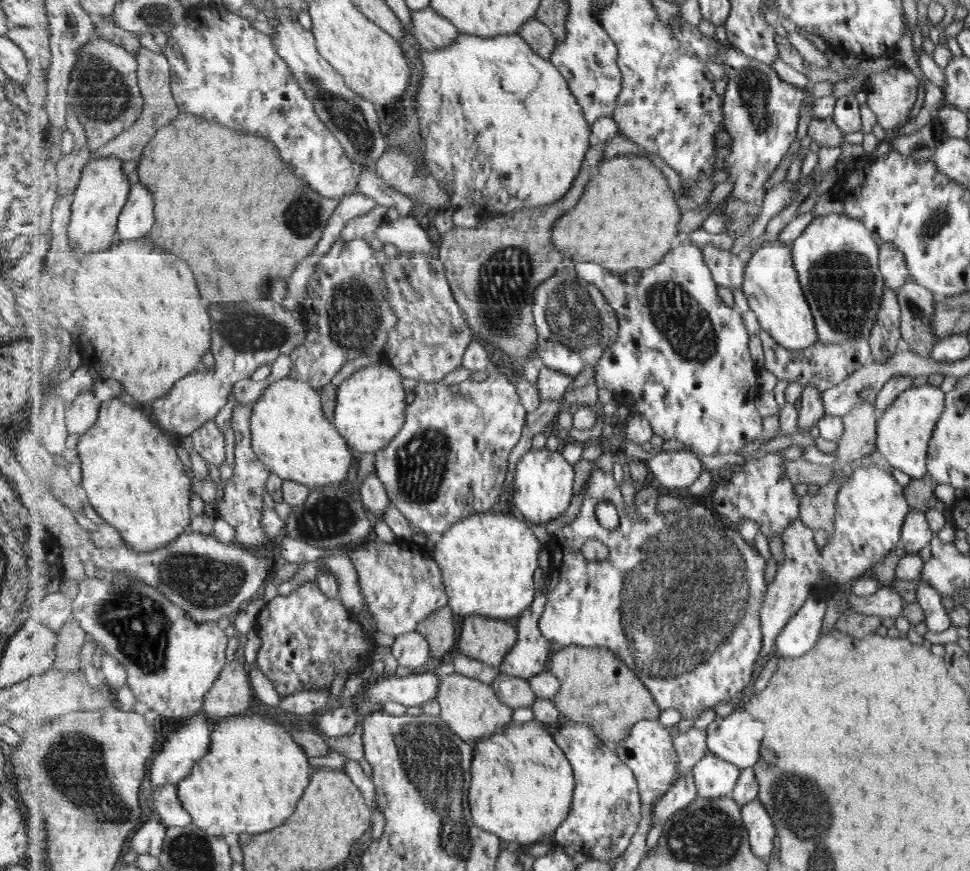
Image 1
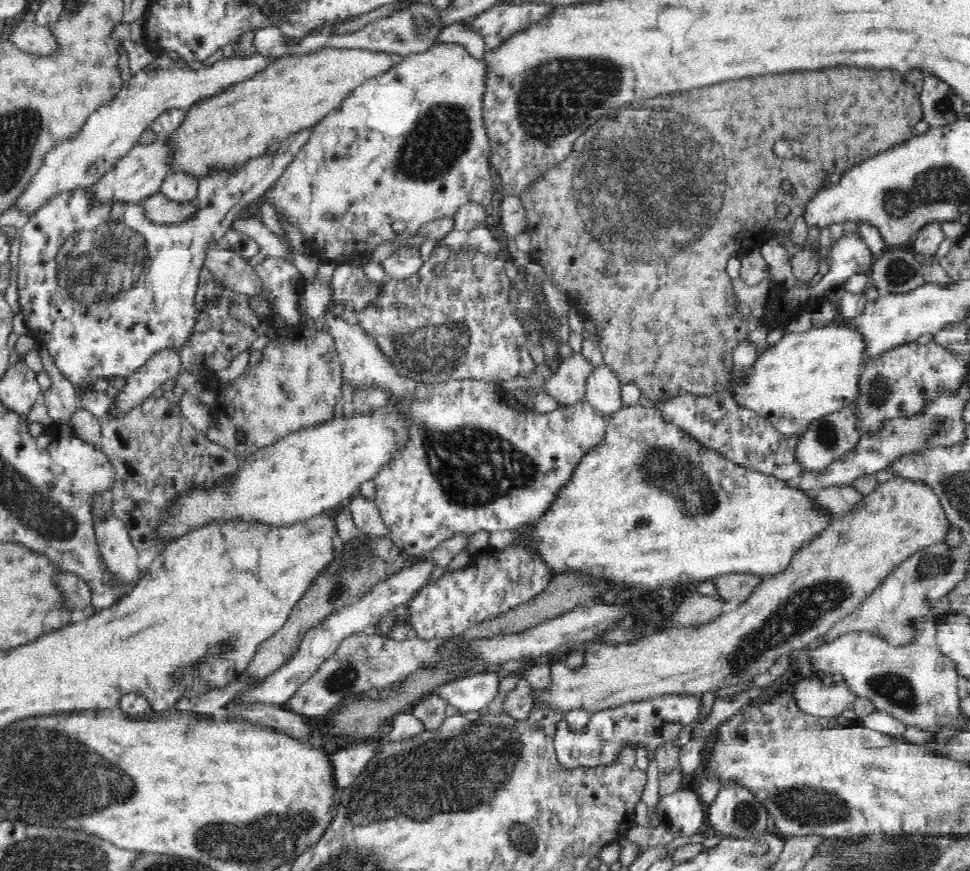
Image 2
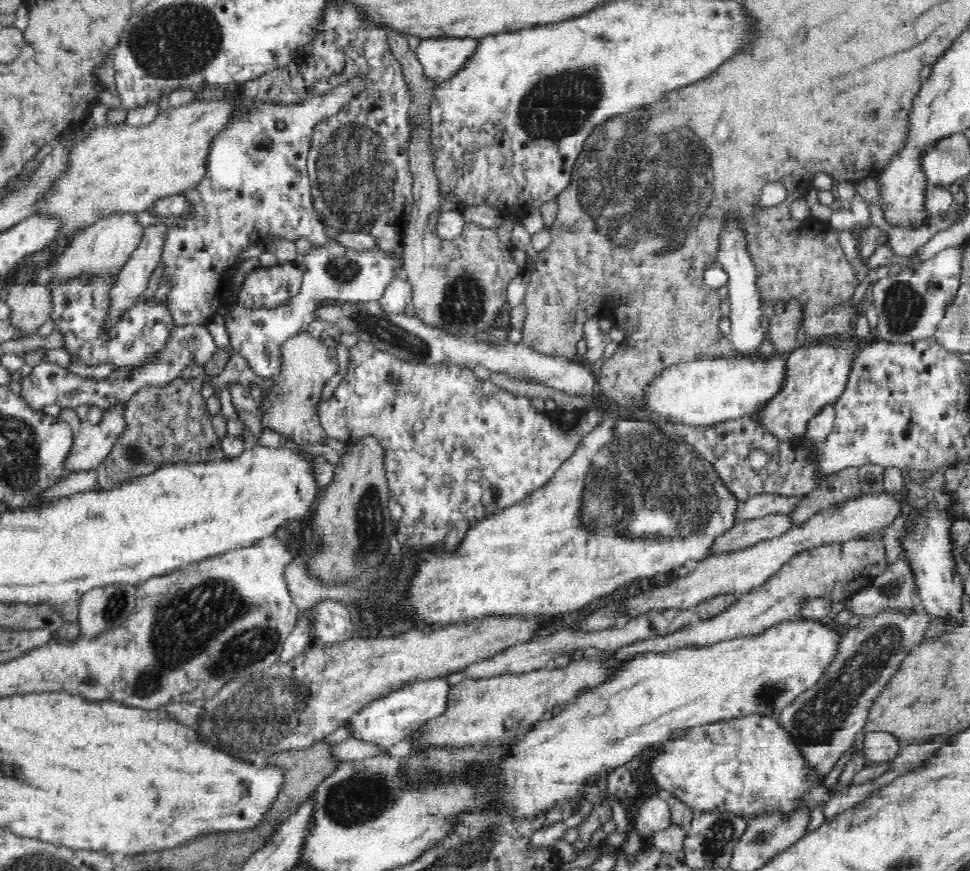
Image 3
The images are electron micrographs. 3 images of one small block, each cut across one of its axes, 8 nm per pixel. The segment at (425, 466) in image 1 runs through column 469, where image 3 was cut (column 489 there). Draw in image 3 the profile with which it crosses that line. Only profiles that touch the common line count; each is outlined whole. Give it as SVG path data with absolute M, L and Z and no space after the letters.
M359 341L358 344L349 349L350 357L347 373L334 390L334 394L332 394L330 398L326 398L326 400L320 404L317 413L319 414L323 429L330 438L347 444L355 442L363 436L372 435L376 437L377 442L382 445L382 449L384 449L384 459L382 460L384 461L384 475L386 475L387 485L391 493L390 496L403 508L402 518L399 520L395 534L398 538L399 545L404 549L414 548L414 550L418 552L436 550L441 546L456 522L468 520L470 524L469 527L472 527L478 521L482 521L483 518L491 517L497 510L514 506L516 503L523 501L526 497L530 496L532 492L544 486L544 484L554 476L554 473L560 468L560 465L575 453L576 447L580 444L580 441L604 420L604 414L598 412L598 409L592 409L588 414L584 414L584 416L578 415L576 440L570 442L572 436L570 436L570 432L566 430L566 426L556 426L556 428L554 428L554 422L552 422L544 412L538 414L539 405L533 406L530 399L536 398L536 402L538 400L543 402L547 399L551 399L555 402L557 410L560 410L561 413L572 415L587 409L590 403L587 397L567 395L563 391L547 387L541 383L534 383L525 380L525 378L517 379L508 377L505 373L500 372L491 372L489 374L489 379L486 380L476 379L472 369L460 367L453 362L430 364L410 362L399 359L397 356L384 352L373 344L365 341Z

